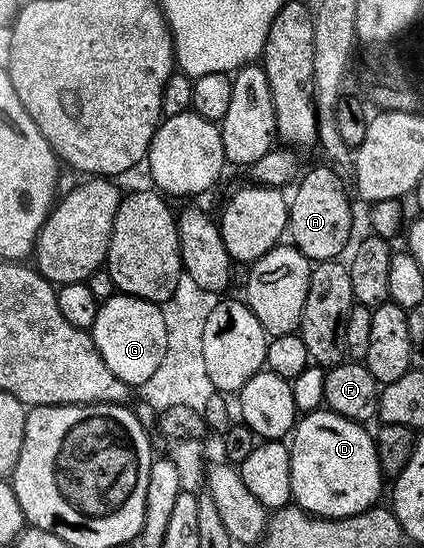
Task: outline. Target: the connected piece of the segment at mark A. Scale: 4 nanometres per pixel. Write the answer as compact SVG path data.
M332 166L313 168L303 176L296 181L297 189L293 196L291 192L289 200L288 239L310 262L338 259L342 255L340 252L350 247L349 231L353 228L353 208L349 205L346 181Z

